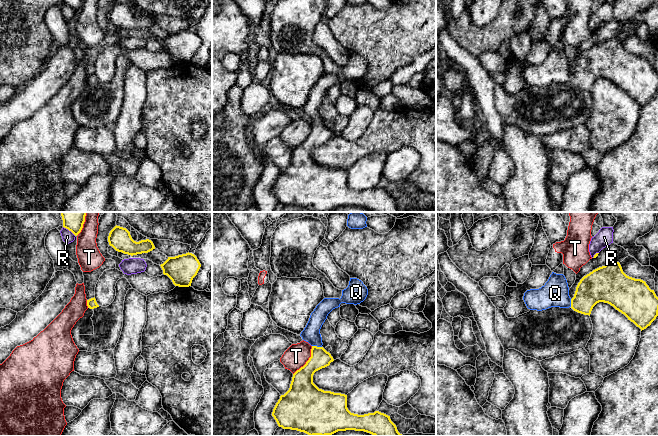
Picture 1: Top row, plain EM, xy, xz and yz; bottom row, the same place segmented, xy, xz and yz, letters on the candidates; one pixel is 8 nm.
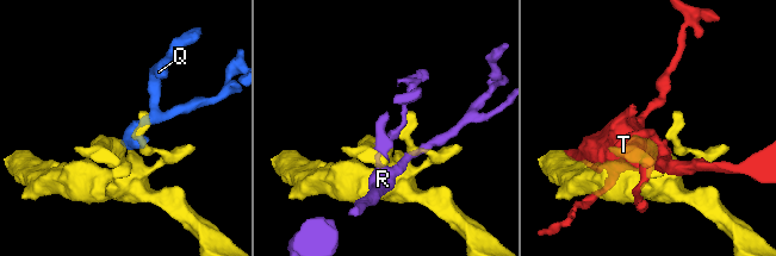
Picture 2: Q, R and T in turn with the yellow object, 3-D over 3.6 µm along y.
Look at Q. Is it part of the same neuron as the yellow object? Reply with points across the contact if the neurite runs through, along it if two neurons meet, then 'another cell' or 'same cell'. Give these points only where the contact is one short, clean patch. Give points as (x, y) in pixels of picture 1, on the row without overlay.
way xz (320, 134), (316, 122), (311, 109); same cell

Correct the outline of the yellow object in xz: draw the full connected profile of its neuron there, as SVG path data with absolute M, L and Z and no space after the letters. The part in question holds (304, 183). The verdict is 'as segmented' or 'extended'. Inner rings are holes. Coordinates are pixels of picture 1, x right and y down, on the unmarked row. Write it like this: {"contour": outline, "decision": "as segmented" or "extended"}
{"contour": "M350 54L349 61L342 66L341 74L324 74L311 89L309 97L300 112L311 122L311 133L306 140L297 146L292 153L289 166L280 172L276 179L272 192L279 203L283 205L297 206L309 212L332 211L338 207L355 206L364 207L374 212L402 212L390 192L375 187L364 191L351 189L347 184L347 171L324 167L313 159L313 151L316 147L325 144L334 137L333 133L323 123L320 105L327 95L328 90L341 79L360 80L368 71L368 65L363 58L357 54Z", "decision": "extended"}

